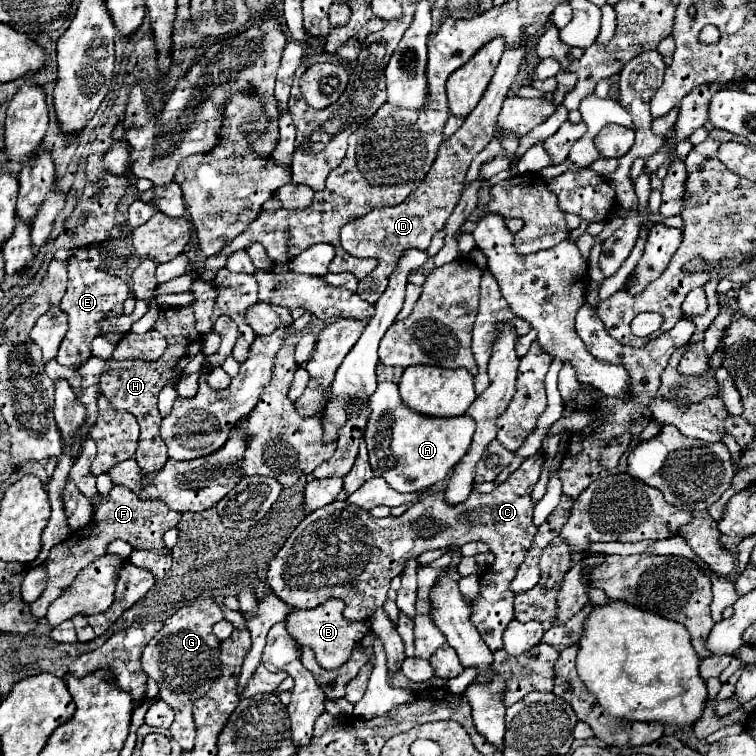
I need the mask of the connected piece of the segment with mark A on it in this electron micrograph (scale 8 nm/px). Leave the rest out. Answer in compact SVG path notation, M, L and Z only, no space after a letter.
M394 382L378 384L370 396L370 408L372 414L364 434L370 466L374 474L392 484L396 492L418 492L444 480L472 442L474 422L470 416L432 418L412 412L402 402Z

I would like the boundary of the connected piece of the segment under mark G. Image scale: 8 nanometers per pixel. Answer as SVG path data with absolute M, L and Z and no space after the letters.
M196 600L194 604L172 614L164 622L164 628L146 644L142 652L144 672L160 684L162 700L176 714L170 734L182 746L182 750L190 750L196 736L192 718L194 700L204 696L208 686L220 676L220 640L212 632L212 626L220 620L224 620L224 614L214 600Z

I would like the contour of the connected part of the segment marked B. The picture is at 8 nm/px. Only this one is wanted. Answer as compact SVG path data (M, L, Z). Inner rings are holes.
M326 600L324 604L308 610L292 610L286 616L286 630L300 646L310 646L316 652L316 660L326 670L340 668L352 654L358 640L364 638L364 634L370 630L370 624L366 622L348 622L342 616L344 602L342 600Z

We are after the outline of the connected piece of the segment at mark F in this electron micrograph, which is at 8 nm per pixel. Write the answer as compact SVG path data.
M114 486L110 492L110 498L104 500L102 496L98 496L100 502L94 506L94 516L92 522L74 532L66 542L60 542L58 546L52 548L48 560L46 560L46 572L48 572L48 584L46 590L42 592L42 596L30 604L32 614L36 618L44 618L48 612L48 606L66 590L72 586L72 580L76 580L76 574L86 568L96 556L106 554L106 544L114 538L122 538L126 542L132 544L132 548L152 548L152 552L170 552L170 548L164 546L162 538L170 528L176 528L176 524L180 522L182 514L174 512L170 508L166 508L160 500L154 502L144 502L140 500L132 490L128 490L126 486Z

